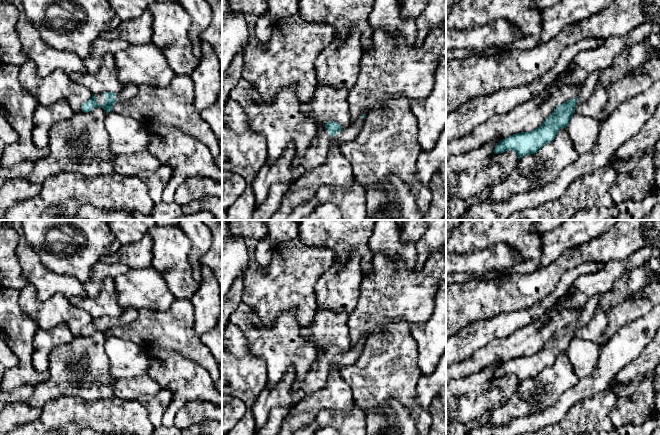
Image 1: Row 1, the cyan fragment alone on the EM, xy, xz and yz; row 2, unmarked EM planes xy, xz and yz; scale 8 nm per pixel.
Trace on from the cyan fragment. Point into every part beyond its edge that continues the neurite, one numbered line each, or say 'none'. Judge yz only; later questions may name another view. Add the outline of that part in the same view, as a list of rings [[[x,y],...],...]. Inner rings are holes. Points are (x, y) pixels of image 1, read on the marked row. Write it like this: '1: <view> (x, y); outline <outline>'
1: yz (588, 87); outline [[[595,71],[591,73],[585,82],[582,84],[581,91],[577,95],[576,99],[578,102],[586,101],[594,92],[602,71]]]

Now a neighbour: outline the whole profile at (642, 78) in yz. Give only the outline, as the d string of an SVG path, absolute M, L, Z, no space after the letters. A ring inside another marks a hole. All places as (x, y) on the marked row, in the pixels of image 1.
M660 48L649 60L620 80L607 86L608 101L605 110L609 116L621 103L651 87L660 79Z

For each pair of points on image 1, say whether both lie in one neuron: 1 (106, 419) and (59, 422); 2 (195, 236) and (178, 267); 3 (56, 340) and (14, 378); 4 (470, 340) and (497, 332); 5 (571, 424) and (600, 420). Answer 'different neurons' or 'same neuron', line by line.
1: same neuron
2: different neurons
3: different neurons
4: same neuron
5: same neuron

